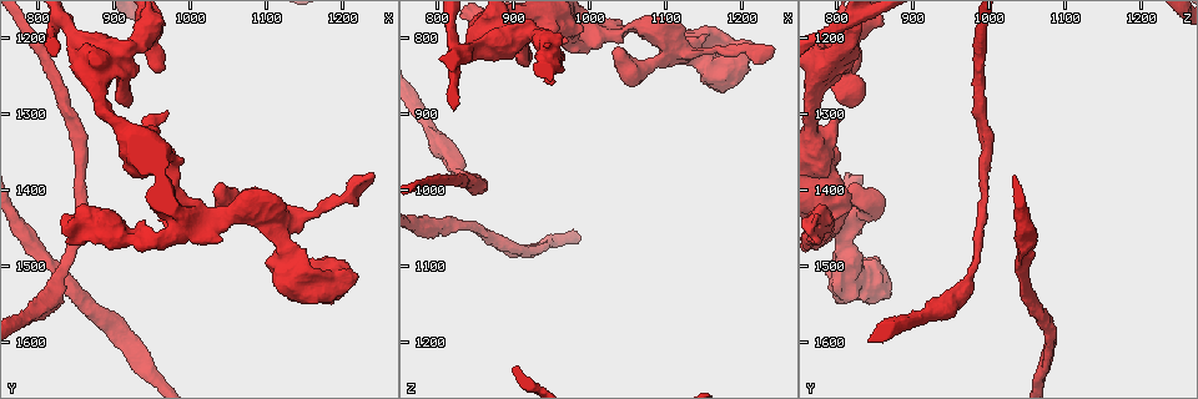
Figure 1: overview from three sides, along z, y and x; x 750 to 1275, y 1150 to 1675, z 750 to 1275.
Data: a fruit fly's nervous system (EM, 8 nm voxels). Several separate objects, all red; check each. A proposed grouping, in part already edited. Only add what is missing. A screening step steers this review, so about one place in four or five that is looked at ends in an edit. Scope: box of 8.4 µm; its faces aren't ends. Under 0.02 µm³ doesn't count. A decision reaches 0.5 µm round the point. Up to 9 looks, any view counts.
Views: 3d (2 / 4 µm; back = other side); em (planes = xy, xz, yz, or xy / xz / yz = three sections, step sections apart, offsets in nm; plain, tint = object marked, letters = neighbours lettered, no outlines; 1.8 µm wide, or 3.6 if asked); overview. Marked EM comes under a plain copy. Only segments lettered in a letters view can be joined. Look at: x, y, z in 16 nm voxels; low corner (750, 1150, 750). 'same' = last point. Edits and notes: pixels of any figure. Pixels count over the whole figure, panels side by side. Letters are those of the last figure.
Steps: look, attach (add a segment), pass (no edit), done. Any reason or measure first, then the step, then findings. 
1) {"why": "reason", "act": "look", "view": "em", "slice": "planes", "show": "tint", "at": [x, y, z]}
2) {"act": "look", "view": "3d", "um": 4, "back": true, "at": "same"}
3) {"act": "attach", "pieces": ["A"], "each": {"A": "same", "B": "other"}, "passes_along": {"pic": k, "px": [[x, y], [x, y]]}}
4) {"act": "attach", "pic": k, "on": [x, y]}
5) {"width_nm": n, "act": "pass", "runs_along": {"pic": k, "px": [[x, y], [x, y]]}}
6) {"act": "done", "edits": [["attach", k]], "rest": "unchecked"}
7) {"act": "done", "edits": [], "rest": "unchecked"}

{"why": "stops while still wide", "act": "look", "view": "3d", "um": 4, "back": true, "at": [1175, 1535, 870]}

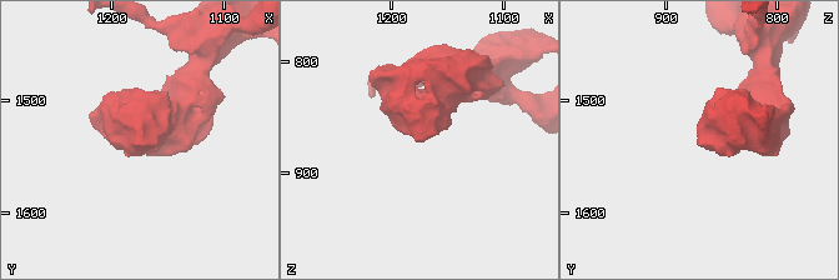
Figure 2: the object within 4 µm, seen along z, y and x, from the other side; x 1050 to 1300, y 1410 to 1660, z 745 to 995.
{"why": "need the tissue", "act": "look", "view": "em", "um": 3.6, "slice": "planes", "show": "letters", "at": [1178, 1536, 870]}

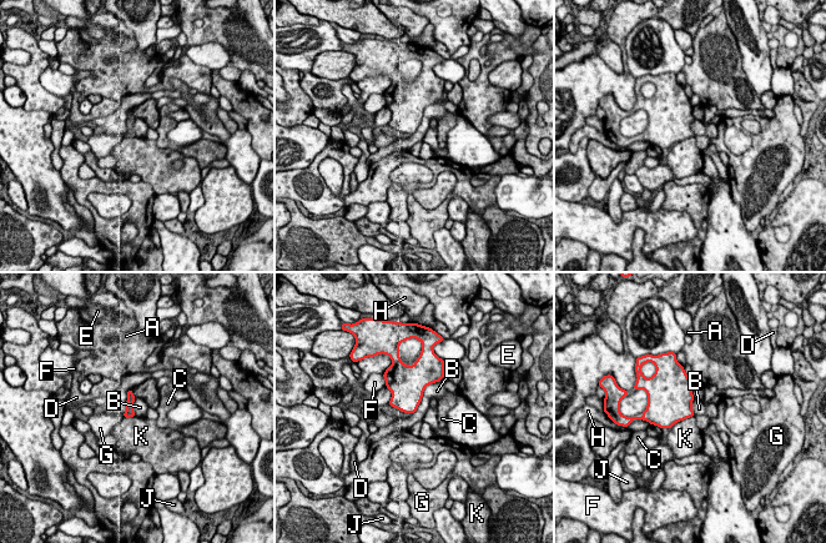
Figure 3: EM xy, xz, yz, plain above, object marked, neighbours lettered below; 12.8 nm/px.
{"act": "pass", "each": {"A": "other", "B": "other", "C": "other", "D": "other", "E": "other", "F": "other", "G": "other", "H": "other", "J": "other", "K": "other"}, "runs_along": {"pic": 3, "px": [[130, 391], [127, 416]]}, "found": "no lettered segment goes on from it"}

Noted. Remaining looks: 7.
{"why": "four arms meet", "act": "look", "view": "3d", "um": 4, "at": [1105, 1425, 795]}

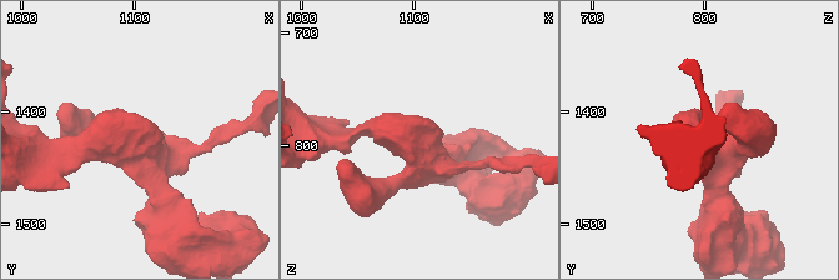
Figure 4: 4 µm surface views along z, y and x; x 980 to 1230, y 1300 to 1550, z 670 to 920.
{"arms": 4, "why": "shape alone is not enough", "act": "look", "view": "em", "slice": "planes", "show": "letters", "at": [1098, 1426, 800]}

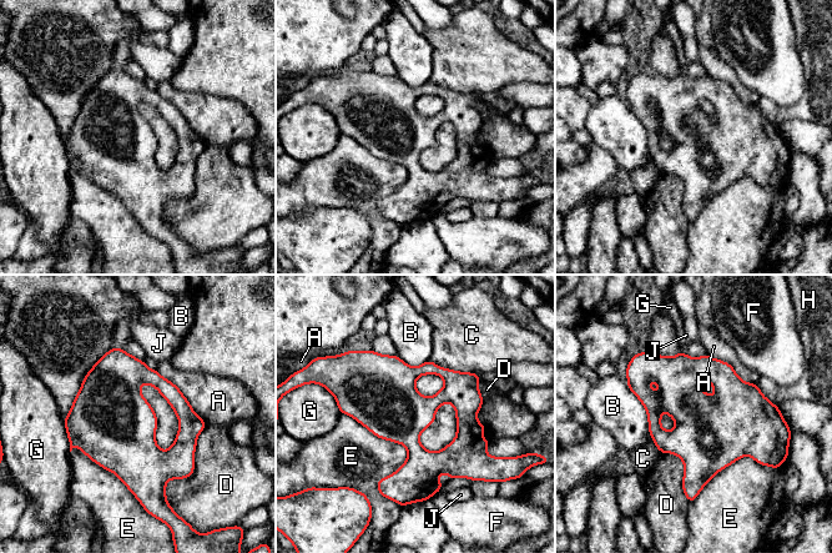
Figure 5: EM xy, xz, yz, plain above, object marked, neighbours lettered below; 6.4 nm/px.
{"width_nm": 400, "act": "pass", "each": {"A": "other", "B": "other", "C": "other", "D": "other", "E": "other", "F": "other", "G": "other", "H": "other", "J": "other"}, "border": {"pic": 5, "px": [[342, 413], [407, 451], [382, 494]]}, "found": "no lettered segment goes on from it"}

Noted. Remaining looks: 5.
{"act": "look", "view": "em", "slice": "planes", "show": "letters", "at": [1240, 1380, 815]}

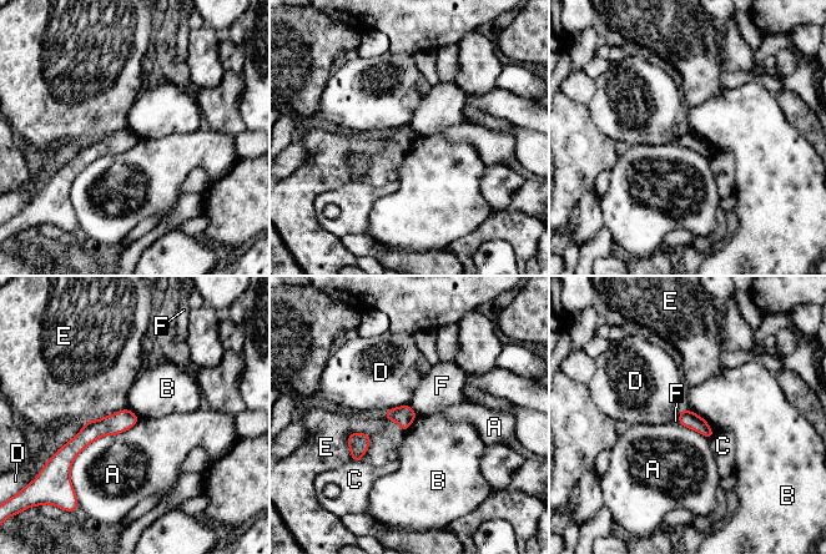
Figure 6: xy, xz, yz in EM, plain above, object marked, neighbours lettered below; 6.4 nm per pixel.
{"longest_contact_nm": ["A", 600], "act": "pass", "each": {"A": "other", "B": "other", "C": "other", "D": "other", "E": "other", "F": "other"}, "runs_along": {"pic": 6, "px": [[134, 418], [92, 429], [66, 454]]}, "found": "none of them fits"}

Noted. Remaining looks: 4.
{"act": "look", "view": "em", "um": 3.6, "slice": "planes", "show": "letters", "at": [980, 1360, 785]}

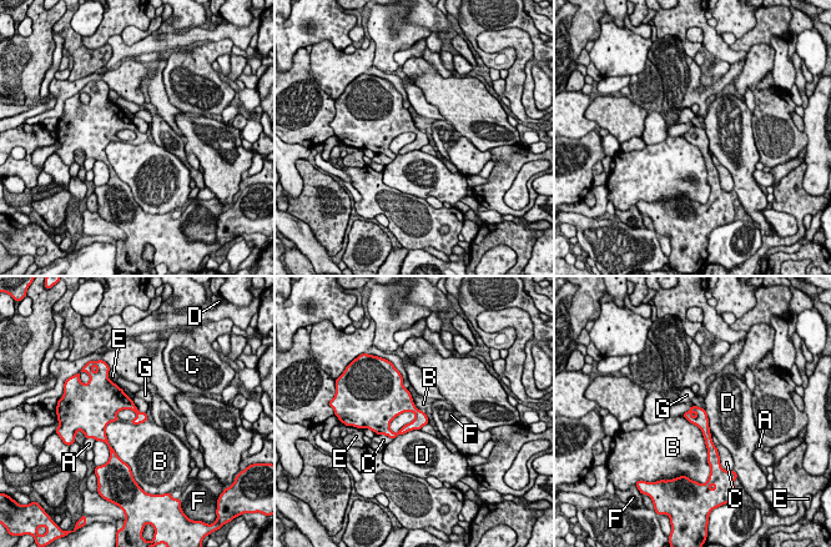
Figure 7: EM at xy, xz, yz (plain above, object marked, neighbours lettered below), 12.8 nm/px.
{"width_nm": 140, "longest_contact_nm": ["B", 650], "act": "pass", "each": {"A": "other", "B": "other", "C": "other", "D": "other", "E": "other", "F": "other", "G": "other"}, "found": "no lettered segment goes on from it"}

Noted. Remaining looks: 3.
{"act": "done", "edits": [], "rest": "unchecked"}

